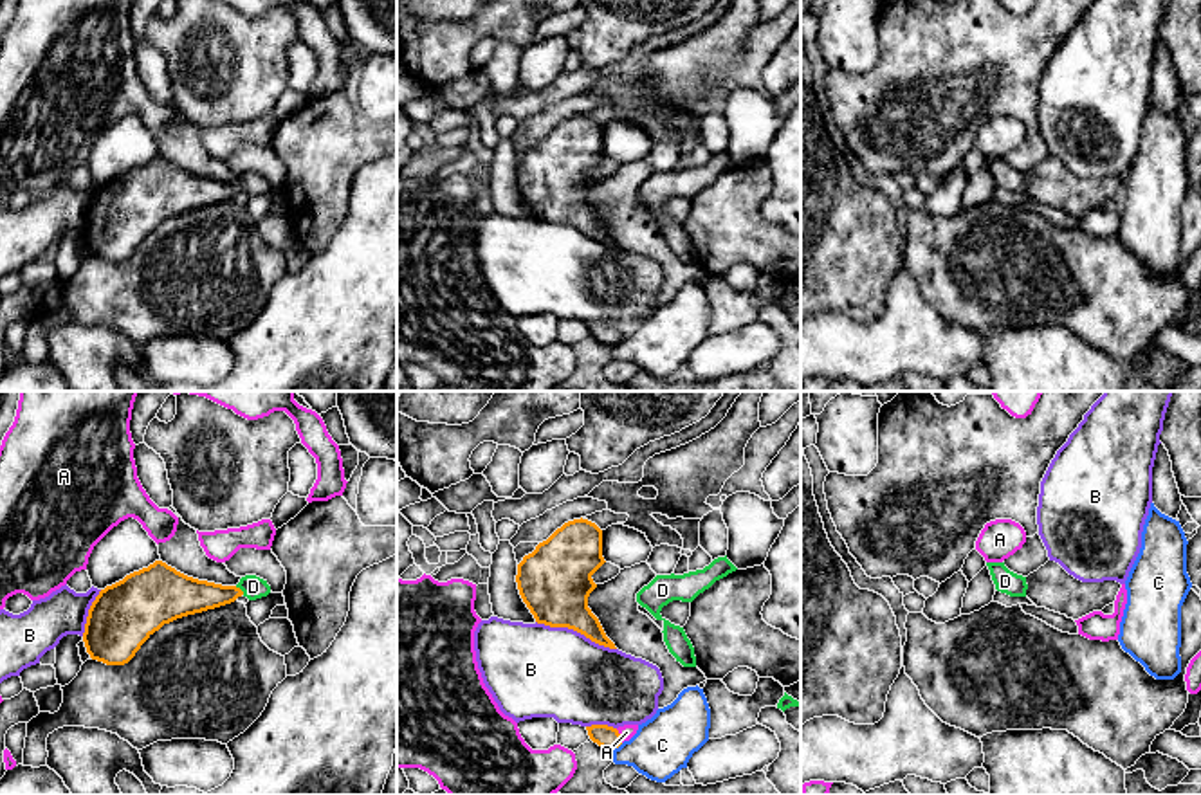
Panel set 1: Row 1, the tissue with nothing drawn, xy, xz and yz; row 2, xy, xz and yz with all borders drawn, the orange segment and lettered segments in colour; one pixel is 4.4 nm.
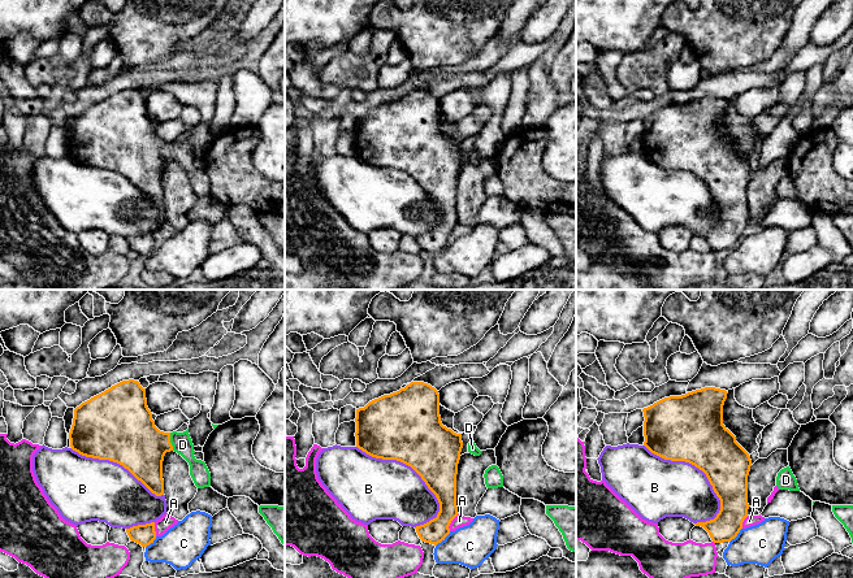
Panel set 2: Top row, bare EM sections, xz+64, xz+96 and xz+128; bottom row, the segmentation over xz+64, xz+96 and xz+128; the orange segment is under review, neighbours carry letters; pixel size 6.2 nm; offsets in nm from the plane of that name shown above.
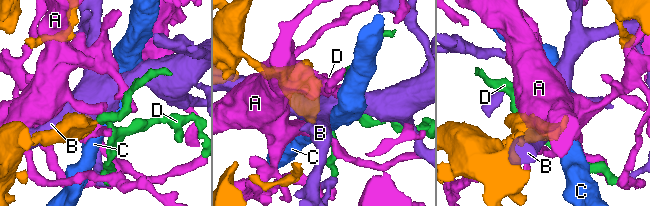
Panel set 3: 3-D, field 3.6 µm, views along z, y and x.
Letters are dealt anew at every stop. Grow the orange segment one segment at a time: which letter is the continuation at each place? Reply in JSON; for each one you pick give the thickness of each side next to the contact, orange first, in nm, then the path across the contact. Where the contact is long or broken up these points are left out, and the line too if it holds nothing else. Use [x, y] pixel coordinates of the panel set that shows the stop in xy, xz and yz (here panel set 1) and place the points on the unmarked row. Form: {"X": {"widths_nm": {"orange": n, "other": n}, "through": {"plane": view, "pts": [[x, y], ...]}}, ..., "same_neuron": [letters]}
{"D": {"widths_nm": {"orange": 180, "other": 100}, "through": {"plane": "xy", "pts": [[184, 191], [226, 191], [240, 186], [253, 182]]}}, "same_neuron": ["D"]}

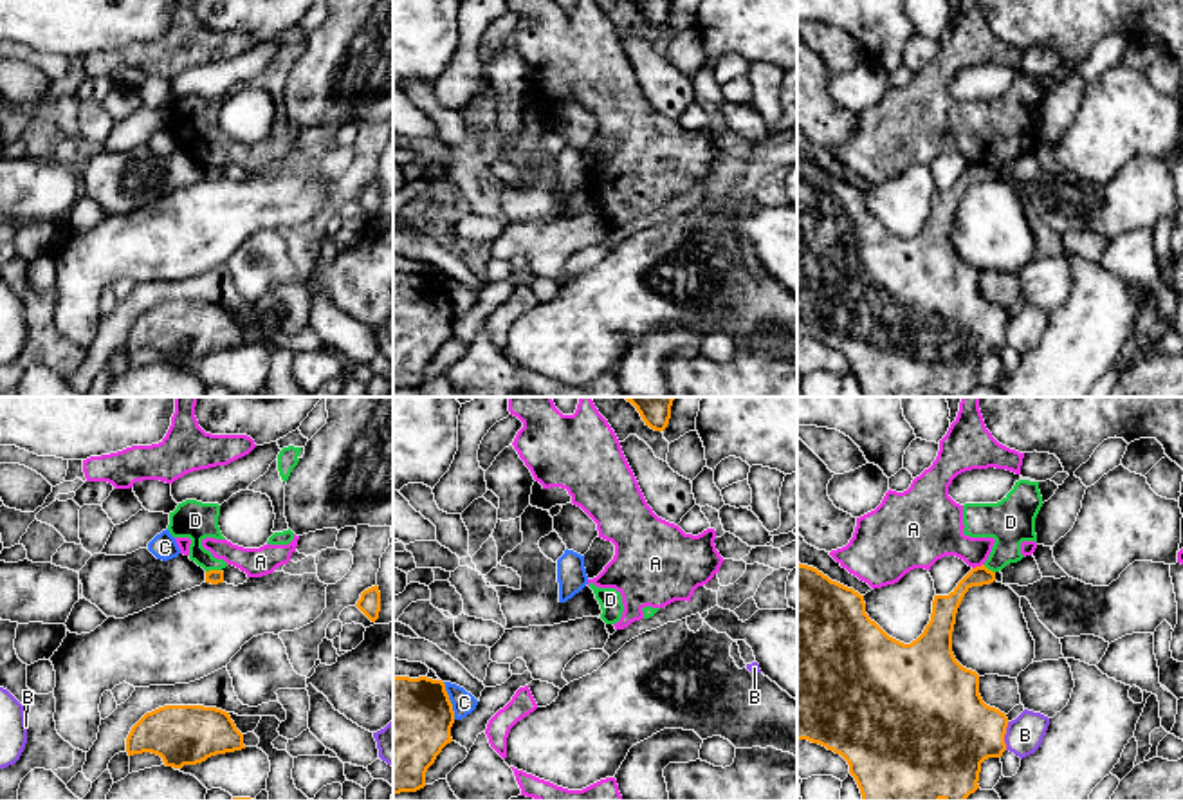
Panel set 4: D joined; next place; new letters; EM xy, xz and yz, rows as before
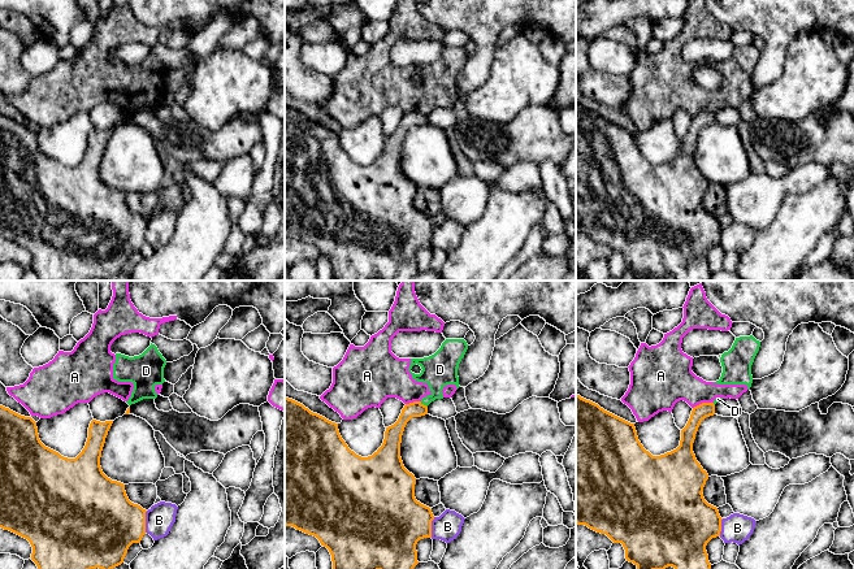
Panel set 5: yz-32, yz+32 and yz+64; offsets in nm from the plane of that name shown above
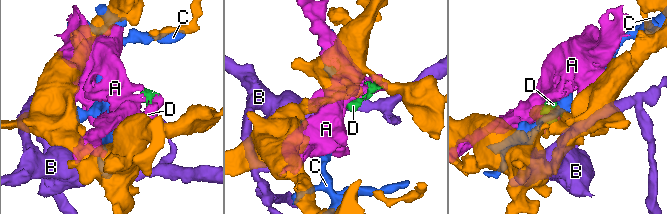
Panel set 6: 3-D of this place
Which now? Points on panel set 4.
{"same_neuron": []}

